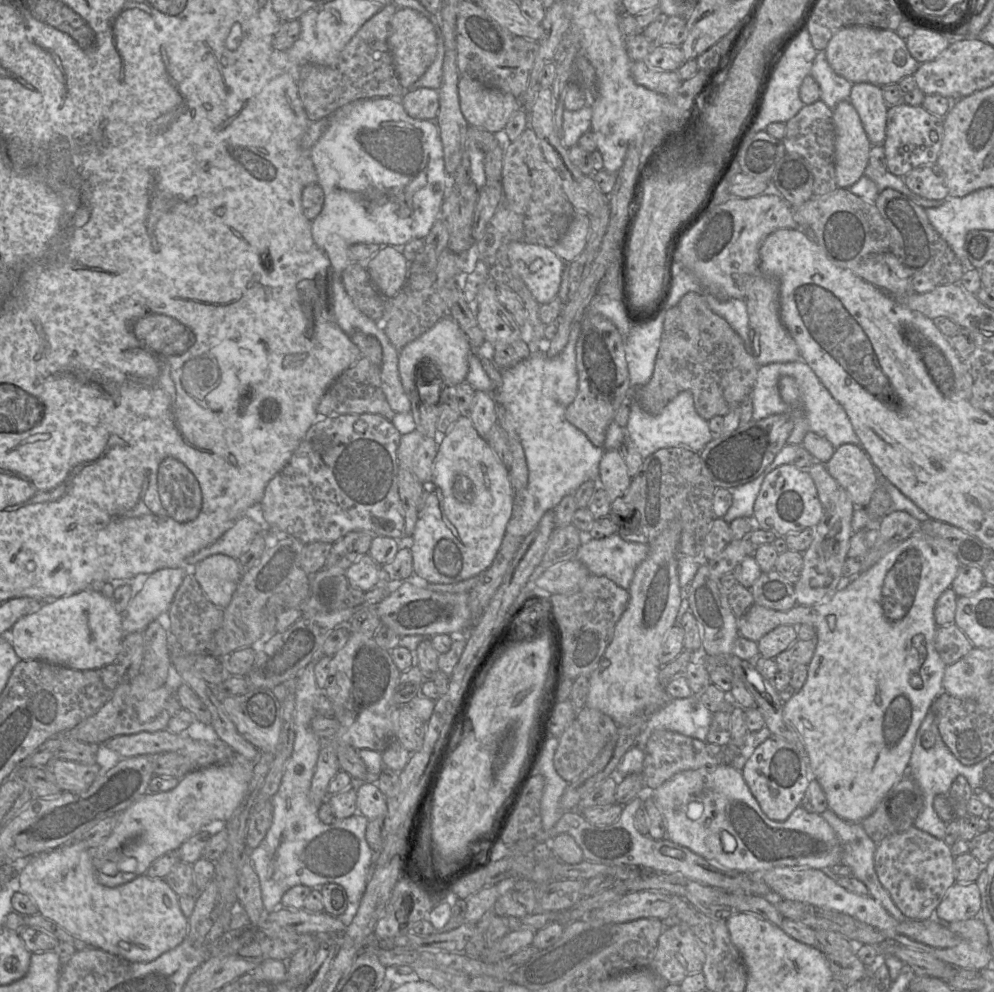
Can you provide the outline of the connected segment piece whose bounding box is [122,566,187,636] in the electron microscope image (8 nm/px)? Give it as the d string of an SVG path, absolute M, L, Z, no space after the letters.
M179 566L163 568L148 575L142 589L133 595L122 614L125 636L132 632L143 632L162 613L168 612L186 574L187 571Z

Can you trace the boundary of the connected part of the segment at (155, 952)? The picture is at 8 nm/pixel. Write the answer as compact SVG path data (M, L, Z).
M75 841L58 849L36 854L30 857L27 864L20 872L18 890L26 893L34 900L38 907L39 914L54 921L74 937L84 941L88 946L121 956L129 961L150 962L161 956L163 953L168 952L180 945L186 939L188 934L188 918L185 917L180 908L179 895L171 889L165 879L141 875L116 887L104 886L97 880L96 871L91 857L91 849L94 848L87 848L83 846L83 844L79 844L79 842Z

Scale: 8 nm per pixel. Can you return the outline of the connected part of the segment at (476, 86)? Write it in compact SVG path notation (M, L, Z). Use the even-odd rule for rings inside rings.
M461 76L458 82L461 112L469 125L492 133L504 130L521 102L510 93L489 88L481 82Z

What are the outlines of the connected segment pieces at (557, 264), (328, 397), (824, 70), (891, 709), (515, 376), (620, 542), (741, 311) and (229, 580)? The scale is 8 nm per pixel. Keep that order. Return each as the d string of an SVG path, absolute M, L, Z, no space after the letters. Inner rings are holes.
M513 241L508 246L508 257L513 269L540 305L557 297L566 264L551 248Z
M365 356L343 371L322 396L317 406L318 417L342 414L378 414L390 421L395 415L382 389L380 366L373 364Z
M824 50L817 52L810 75L819 84L820 100L829 108L834 109L838 103L849 99L853 83L834 72Z
M917 532L889 551L870 569L859 573L858 577L845 588L837 591L826 603L813 605L797 604L788 611L777 611L762 605L753 604L745 614L737 617L739 635L755 642L781 625L809 624L815 628L817 645L812 660L808 664L807 679L804 686L784 703L783 713L804 743L814 773L814 779L821 785L826 795L829 809L846 821L861 823L875 811L878 804L891 788L908 773L909 761L918 729L935 699L943 692L942 682L947 665L941 660L935 648L935 635L938 628L934 619L935 604L940 595L947 588L951 587L960 566L960 562L952 552L938 545L938 542L933 538Z
M583 319L573 322L568 342L563 351L555 357L548 357L543 352L532 353L515 366L500 370L502 383L495 389L495 384L485 371L481 358L472 349L469 355L469 371L466 380L476 391L493 394L498 405L504 408L522 444L527 467L528 485L515 493L511 518L506 533L525 538L535 529L543 515L559 505L563 497L574 494L581 484L588 480L598 480L599 463L605 450L619 449L626 437L624 427L612 421L605 433L602 448L596 447L588 437L565 418L566 408L574 401L578 391L578 373L576 366L576 344L581 333Z
M616 533L602 539L586 539L575 559L587 567L590 574L604 576L628 591L637 566L646 558L649 545L626 542Z
M706 292L705 299L711 310L722 316L740 335L750 352L749 318L745 299L720 300L715 295Z
M216 554L196 564L194 576L206 597L217 607L226 608L242 577L236 559Z

